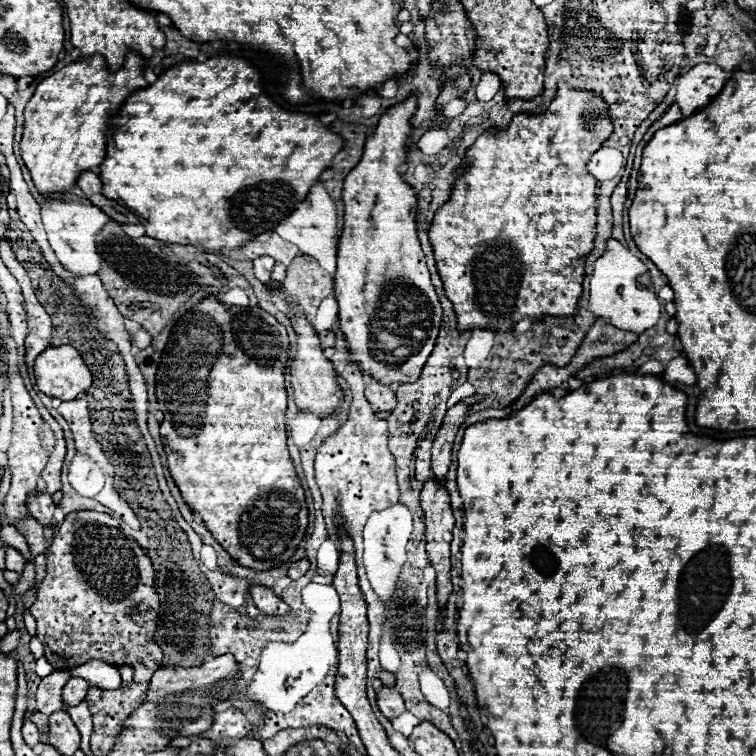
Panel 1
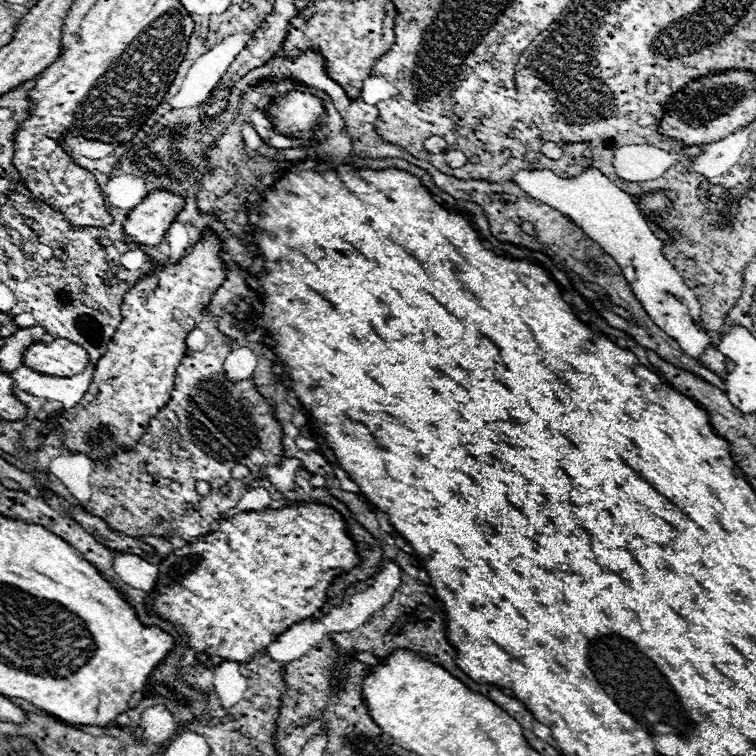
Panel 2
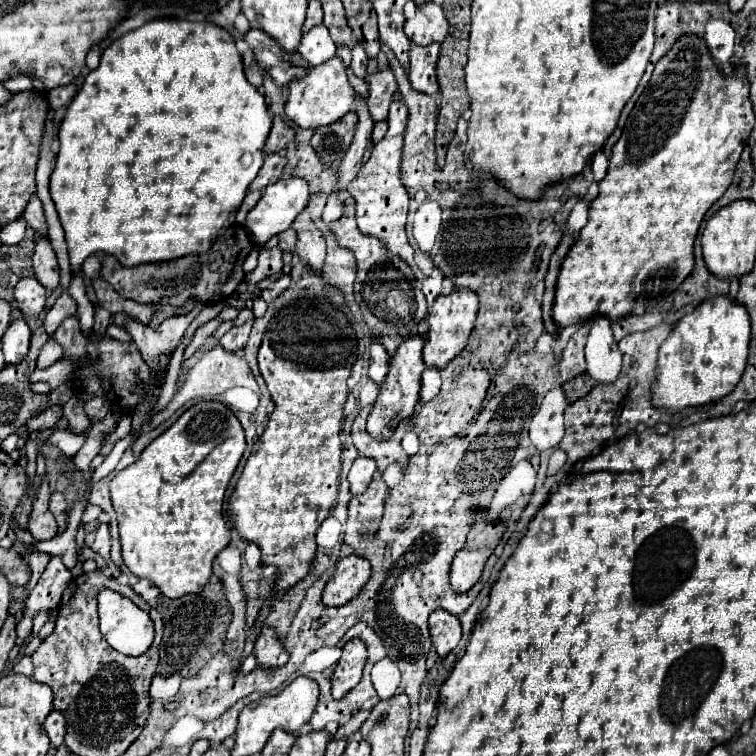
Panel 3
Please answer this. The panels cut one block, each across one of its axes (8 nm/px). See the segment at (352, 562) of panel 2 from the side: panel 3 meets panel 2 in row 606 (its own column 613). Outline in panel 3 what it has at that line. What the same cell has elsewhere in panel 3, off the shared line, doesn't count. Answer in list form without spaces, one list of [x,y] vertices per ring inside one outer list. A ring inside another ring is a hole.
[[[682,36],[656,62],[646,90],[626,120],[622,138],[612,148],[608,174],[598,182],[600,192],[590,202],[588,224],[562,262],[552,310],[554,322],[560,328],[582,324],[596,312],[618,322],[634,302],[646,302],[646,288],[650,288],[650,302],[658,302],[688,278],[694,270],[694,240],[700,222],[732,182],[744,140],[754,128],[748,88],[744,66],[736,66],[732,76],[724,76],[712,64],[708,46],[700,36]]]

